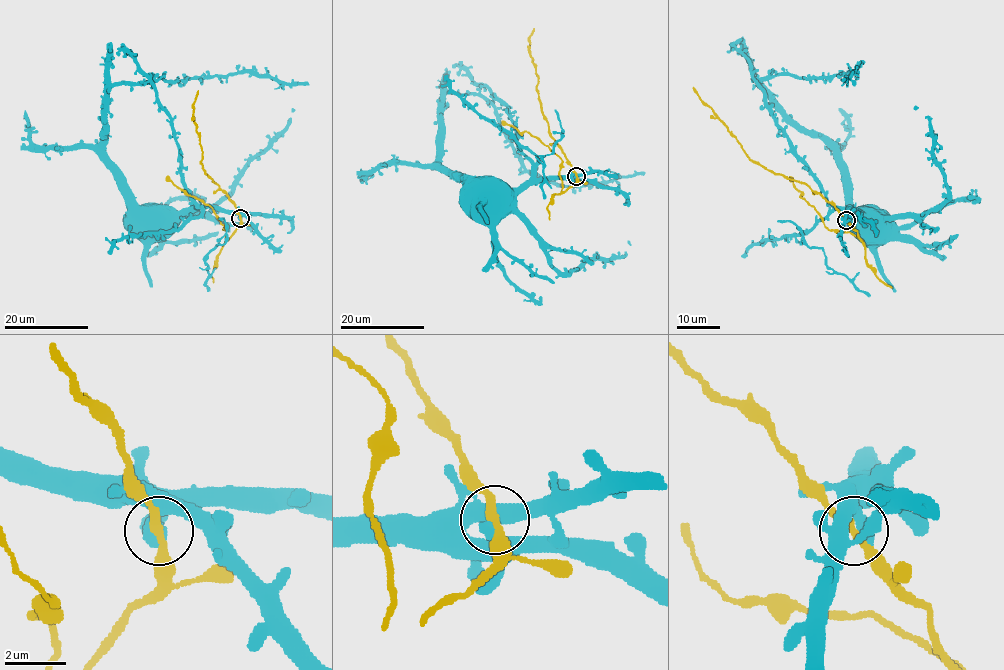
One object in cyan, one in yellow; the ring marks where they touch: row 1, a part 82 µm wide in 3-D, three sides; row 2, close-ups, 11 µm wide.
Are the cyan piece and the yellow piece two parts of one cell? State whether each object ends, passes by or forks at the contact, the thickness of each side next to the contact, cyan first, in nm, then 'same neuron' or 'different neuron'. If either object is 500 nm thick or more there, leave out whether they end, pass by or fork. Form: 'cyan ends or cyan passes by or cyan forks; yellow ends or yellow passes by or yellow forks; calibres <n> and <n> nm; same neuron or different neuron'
cyan passes by; yellow passes by; calibres 440 and 280 nm; same neuron

